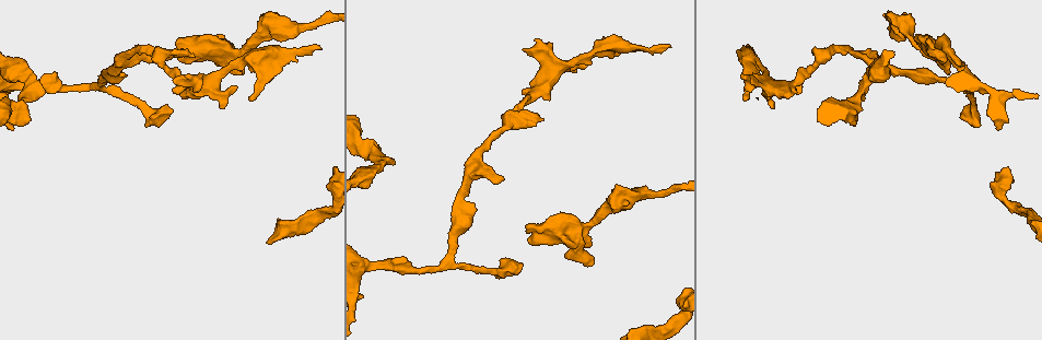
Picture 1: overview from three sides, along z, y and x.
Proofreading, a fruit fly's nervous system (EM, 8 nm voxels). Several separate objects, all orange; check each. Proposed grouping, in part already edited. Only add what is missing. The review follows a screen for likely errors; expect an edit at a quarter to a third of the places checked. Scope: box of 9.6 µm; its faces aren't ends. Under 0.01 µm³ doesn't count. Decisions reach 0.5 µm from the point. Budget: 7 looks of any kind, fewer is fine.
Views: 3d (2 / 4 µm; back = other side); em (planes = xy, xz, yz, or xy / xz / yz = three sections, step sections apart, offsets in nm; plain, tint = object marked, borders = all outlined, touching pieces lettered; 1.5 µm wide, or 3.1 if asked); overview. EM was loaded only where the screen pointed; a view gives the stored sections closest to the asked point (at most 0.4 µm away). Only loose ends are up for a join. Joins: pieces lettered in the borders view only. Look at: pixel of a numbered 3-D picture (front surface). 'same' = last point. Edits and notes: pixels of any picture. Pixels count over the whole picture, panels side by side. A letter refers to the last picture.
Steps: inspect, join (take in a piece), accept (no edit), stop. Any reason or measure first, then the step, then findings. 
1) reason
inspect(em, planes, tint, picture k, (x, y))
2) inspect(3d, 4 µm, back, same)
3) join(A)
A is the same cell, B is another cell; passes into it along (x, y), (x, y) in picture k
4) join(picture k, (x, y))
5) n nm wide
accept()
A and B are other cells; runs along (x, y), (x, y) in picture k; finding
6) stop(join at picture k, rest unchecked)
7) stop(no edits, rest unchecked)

thin end
inspect(3d, 4 µm, picture 1, (318, 49))

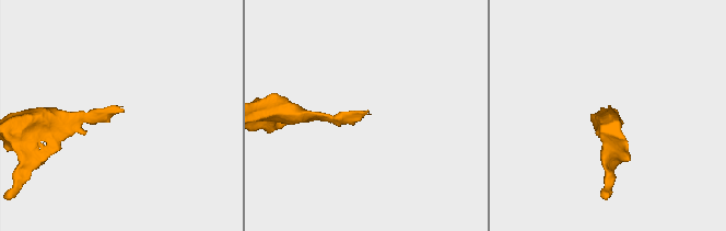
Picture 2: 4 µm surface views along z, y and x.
need the tissue
inspect(em, xy, step 8, tint, picture 2, (367, 111))

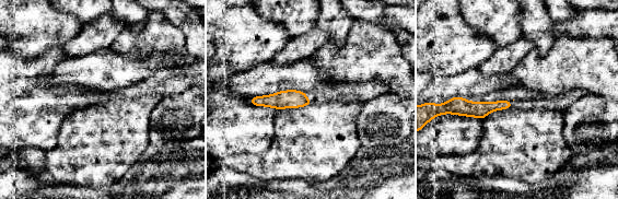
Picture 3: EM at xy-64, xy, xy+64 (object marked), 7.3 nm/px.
inspect(em, planes, borders, same)

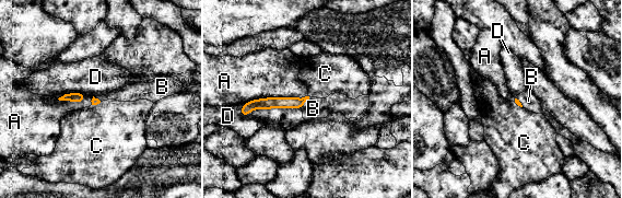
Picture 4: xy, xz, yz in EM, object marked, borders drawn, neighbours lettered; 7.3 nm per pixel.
join(B)
B is the same cell, A, C and D are other cells; passes into it along (271, 102), (304, 102), (313, 108) in picture 4; it goes on there

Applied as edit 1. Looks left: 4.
see it whole again
inspect(overview)

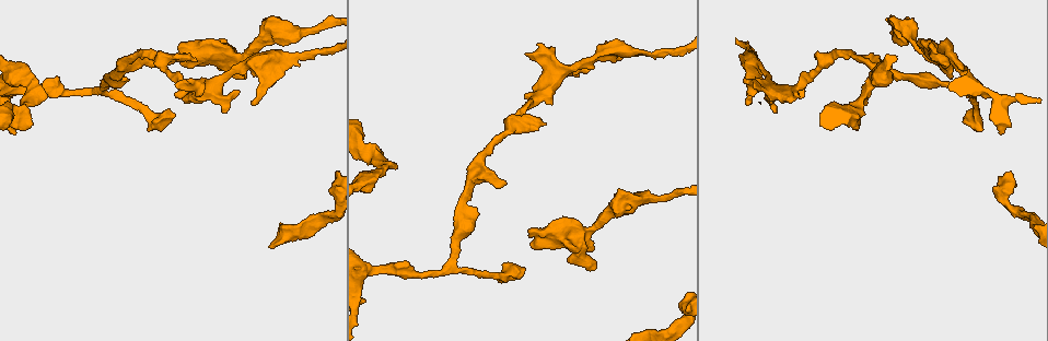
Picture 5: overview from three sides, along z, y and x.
free end
inspect(3d, 4 µm, picture 5, (251, 104))

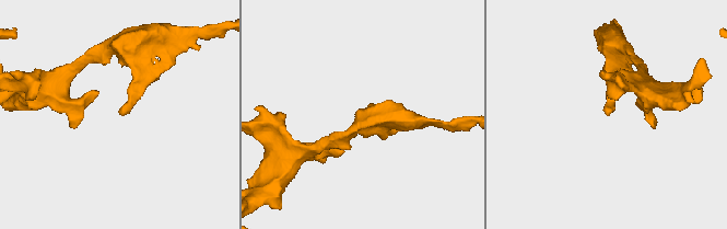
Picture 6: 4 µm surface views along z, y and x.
shape alone is not enough
inspect(em, planes, borders, picture 6, (607, 114))

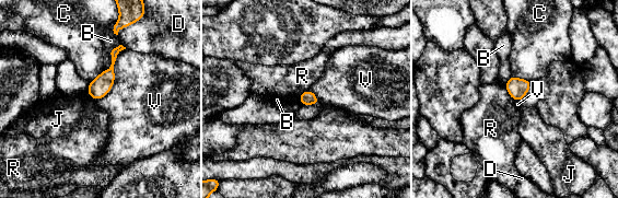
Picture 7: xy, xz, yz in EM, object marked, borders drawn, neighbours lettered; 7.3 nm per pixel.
100 nm wide
accept()
B, C, D, J, R and V are other cells; border along (504, 85), (508, 93), (514, 98) in picture 7; none of them fits

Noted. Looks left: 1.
stop(join at picture 4, rest unchecked)

